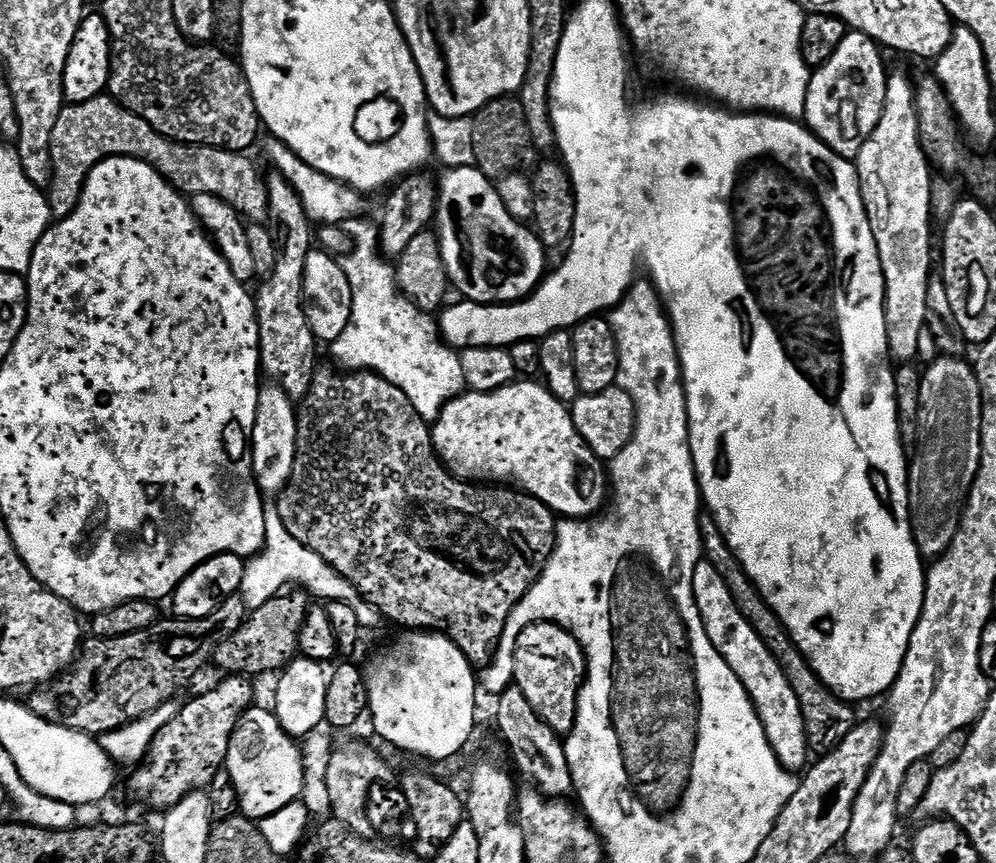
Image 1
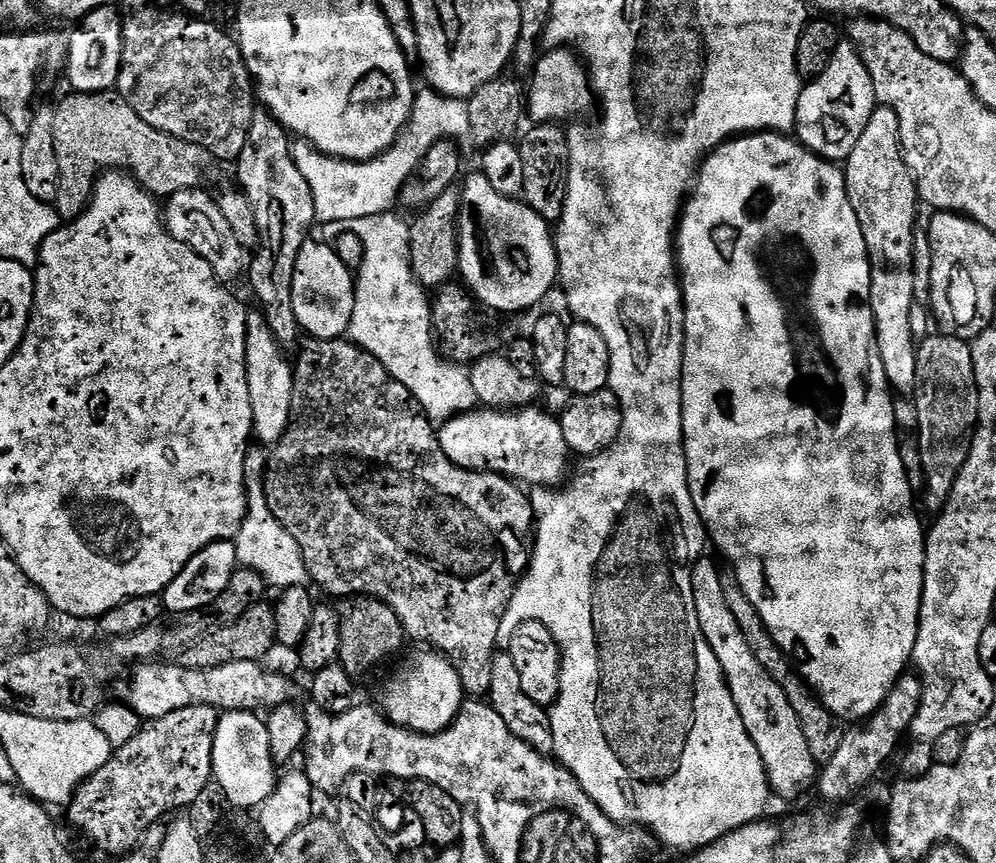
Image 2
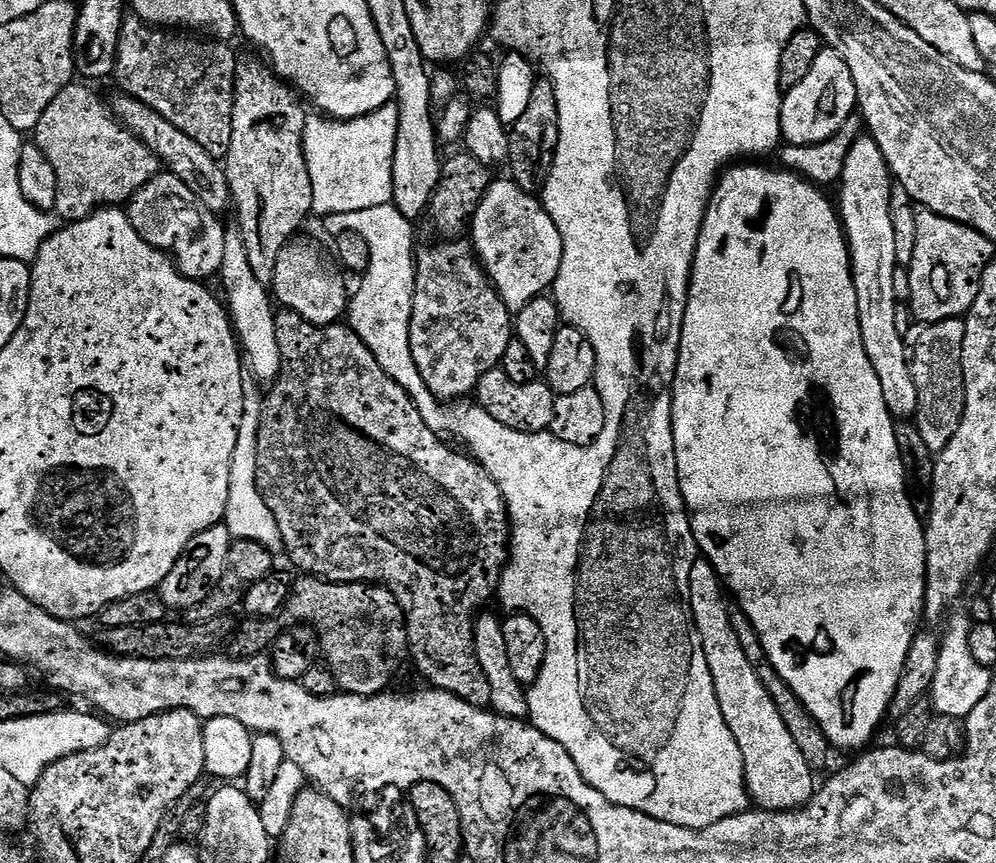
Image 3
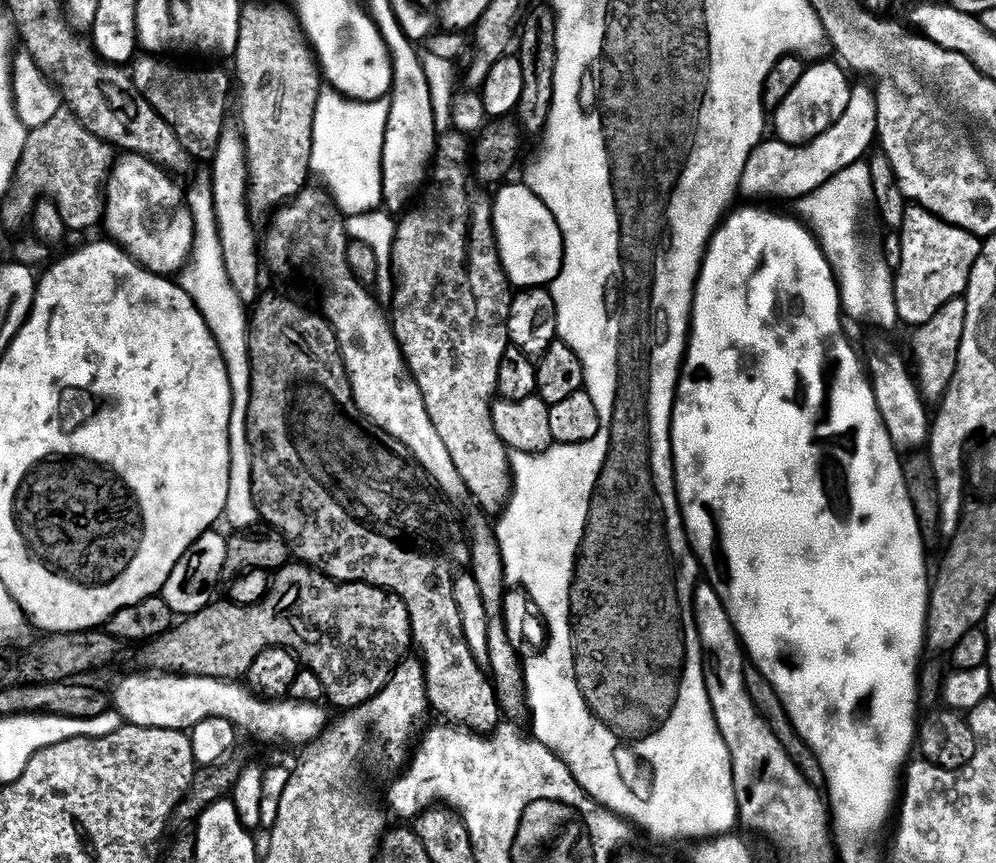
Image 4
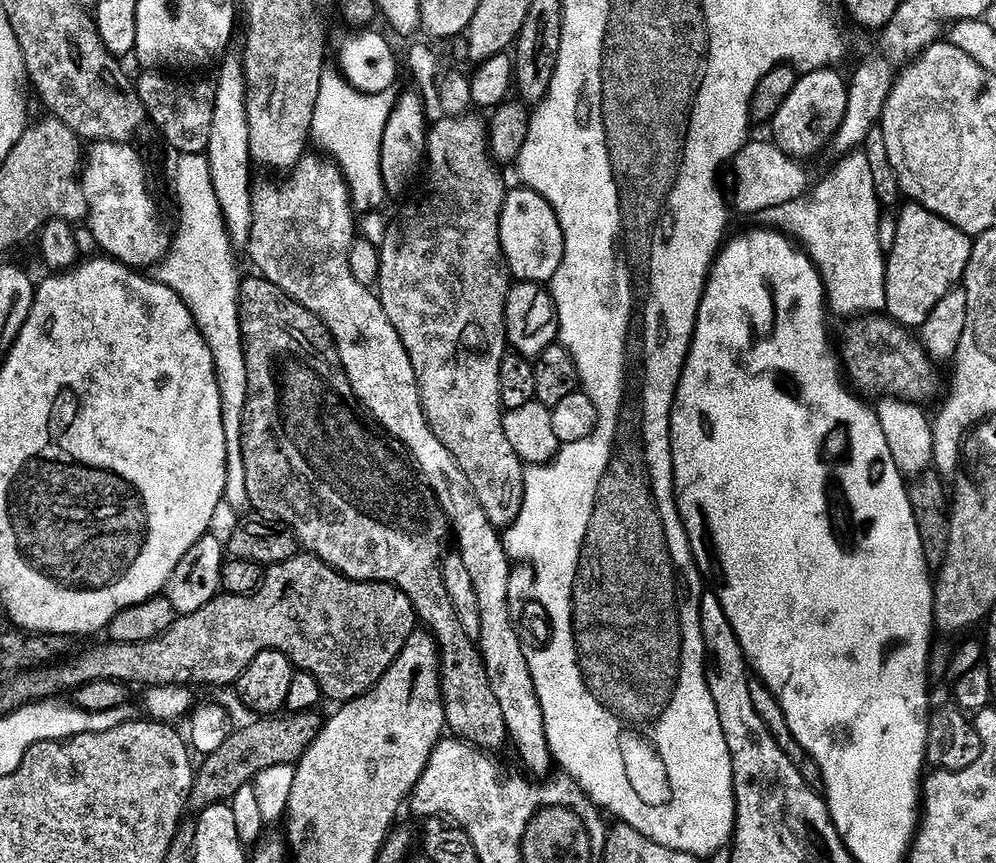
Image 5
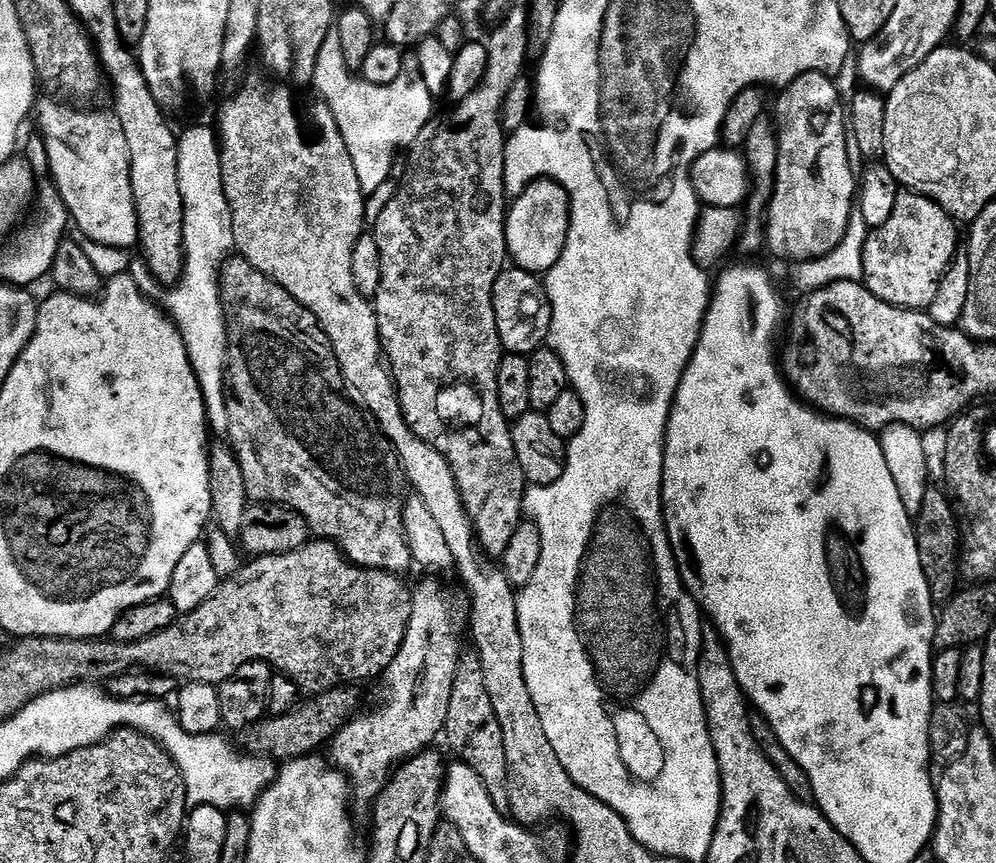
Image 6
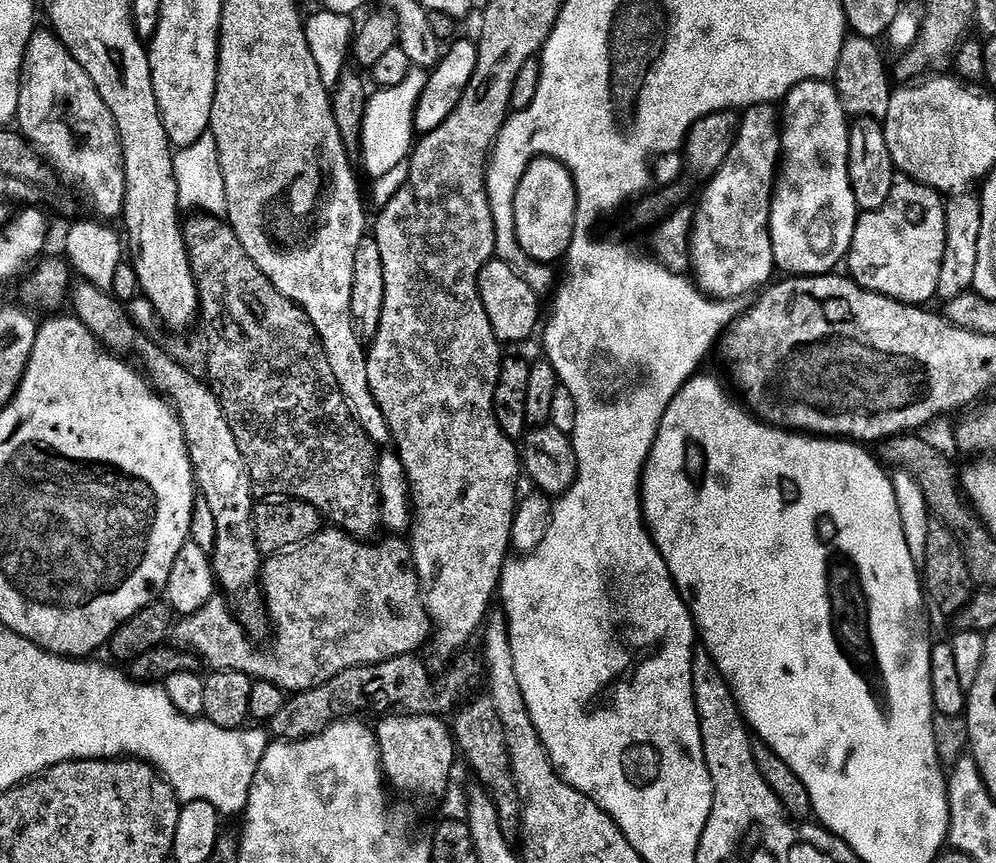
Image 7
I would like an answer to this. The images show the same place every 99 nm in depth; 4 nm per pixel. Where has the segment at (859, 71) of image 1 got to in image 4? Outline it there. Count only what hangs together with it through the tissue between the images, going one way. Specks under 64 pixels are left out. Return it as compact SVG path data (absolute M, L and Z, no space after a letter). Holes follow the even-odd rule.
M837 61L834 62L809 65L795 88L775 109L772 128L776 130L777 139L788 145L802 146L829 130L845 114L853 89L852 82L846 76L847 71Z

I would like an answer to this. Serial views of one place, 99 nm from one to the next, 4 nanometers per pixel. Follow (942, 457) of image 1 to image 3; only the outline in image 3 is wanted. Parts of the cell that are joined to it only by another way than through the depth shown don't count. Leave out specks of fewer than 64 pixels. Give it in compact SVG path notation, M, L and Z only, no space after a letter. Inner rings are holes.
M957 318L943 320L937 324L921 327L916 348L911 349L910 363L914 386L918 390L918 410L914 417L917 430L922 434L926 446L934 454L939 454L954 438L964 421L966 406L966 386L964 385L964 367L962 366L962 346L966 338L965 321Z

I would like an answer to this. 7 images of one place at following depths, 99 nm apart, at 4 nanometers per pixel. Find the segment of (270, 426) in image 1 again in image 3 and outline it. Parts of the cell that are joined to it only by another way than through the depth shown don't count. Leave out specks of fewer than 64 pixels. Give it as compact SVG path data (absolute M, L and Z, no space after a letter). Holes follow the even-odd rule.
M229 227L225 240L226 250L218 280L219 283L224 283L222 296L226 301L228 314L232 318L232 329L236 332L236 339L240 342L243 359L247 367L254 370L257 380L275 381L280 375L280 351L278 350L278 326L276 325L277 309L274 307L269 285L258 282L258 278L254 278L254 269L250 267L250 258L246 255L239 227Z

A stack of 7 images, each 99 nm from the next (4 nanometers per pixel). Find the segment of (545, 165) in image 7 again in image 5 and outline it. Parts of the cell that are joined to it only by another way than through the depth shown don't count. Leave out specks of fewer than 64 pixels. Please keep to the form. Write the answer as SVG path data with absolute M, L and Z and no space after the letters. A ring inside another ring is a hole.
M516 186L504 198L504 209L500 219L500 241L504 247L504 257L508 260L509 273L520 282L551 282L559 270L564 257L564 235L556 212L550 206L547 196L540 195L535 188Z

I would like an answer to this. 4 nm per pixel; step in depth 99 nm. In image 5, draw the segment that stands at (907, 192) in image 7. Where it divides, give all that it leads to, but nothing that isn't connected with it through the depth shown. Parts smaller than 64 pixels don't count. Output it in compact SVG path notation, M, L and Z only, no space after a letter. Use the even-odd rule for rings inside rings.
M915 202L904 205L905 208L896 216L898 234L894 238L894 246L886 252L886 312L897 324L918 330L926 318L930 318L930 310L934 310L934 306L946 298L948 291L963 281L973 241L922 205Z

